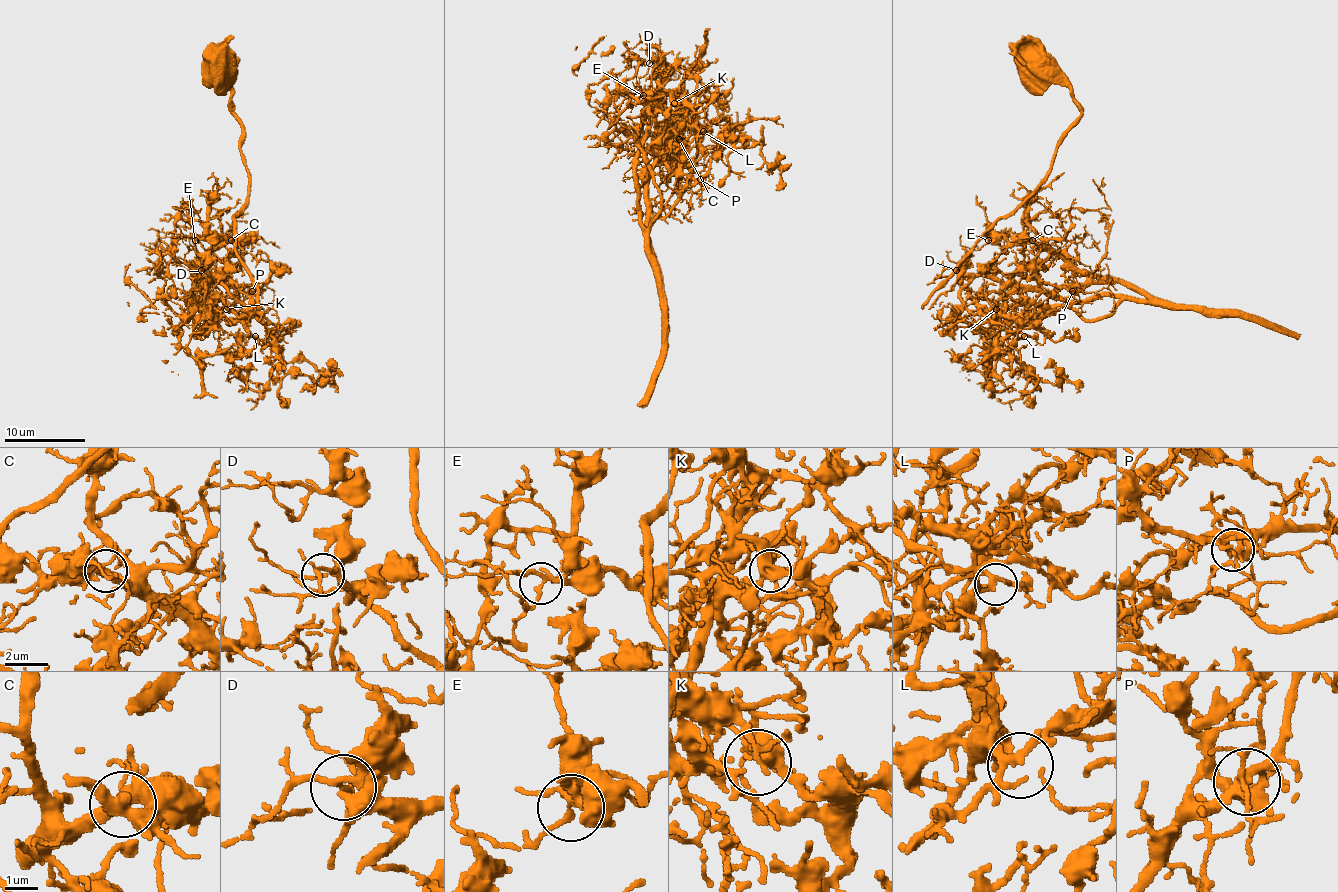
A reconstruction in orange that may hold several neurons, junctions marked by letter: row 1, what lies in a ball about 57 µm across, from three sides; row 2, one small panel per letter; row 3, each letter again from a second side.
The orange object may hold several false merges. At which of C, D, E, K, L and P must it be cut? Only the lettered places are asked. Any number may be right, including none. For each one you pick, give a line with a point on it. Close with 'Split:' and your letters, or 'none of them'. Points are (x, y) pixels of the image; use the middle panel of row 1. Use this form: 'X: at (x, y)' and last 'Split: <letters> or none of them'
K: at (674, 103)
P: at (700, 179)
Split: K, P

